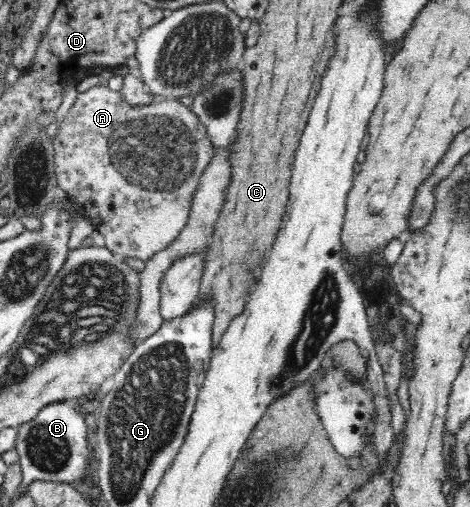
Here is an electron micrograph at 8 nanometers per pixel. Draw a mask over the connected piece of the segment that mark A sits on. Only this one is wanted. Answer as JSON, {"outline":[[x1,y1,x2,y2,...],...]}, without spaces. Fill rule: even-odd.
{"outline":[[94,86,85,92,77,94,75,102,69,113,59,123,58,134,52,140,54,145,54,164,56,180,59,188,65,192,65,197,73,201,77,209,95,225,97,232,101,232,105,238,106,247,115,255,138,258,148,261,158,252,165,250,180,235,185,228,193,208,193,196,197,193,197,187,200,184,201,176,211,164,214,158,214,147,210,143,205,126,197,118,197,115,187,106,183,105,179,99,158,98,148,104,132,106,124,99,119,92,113,92,107,86]]}

